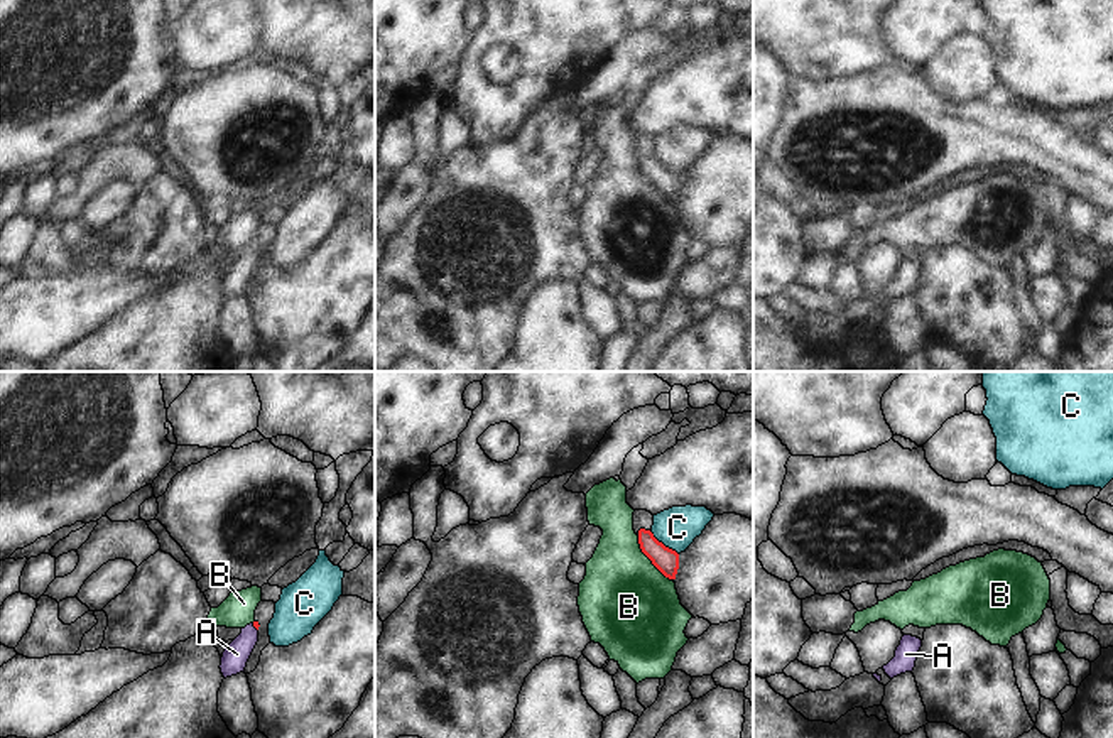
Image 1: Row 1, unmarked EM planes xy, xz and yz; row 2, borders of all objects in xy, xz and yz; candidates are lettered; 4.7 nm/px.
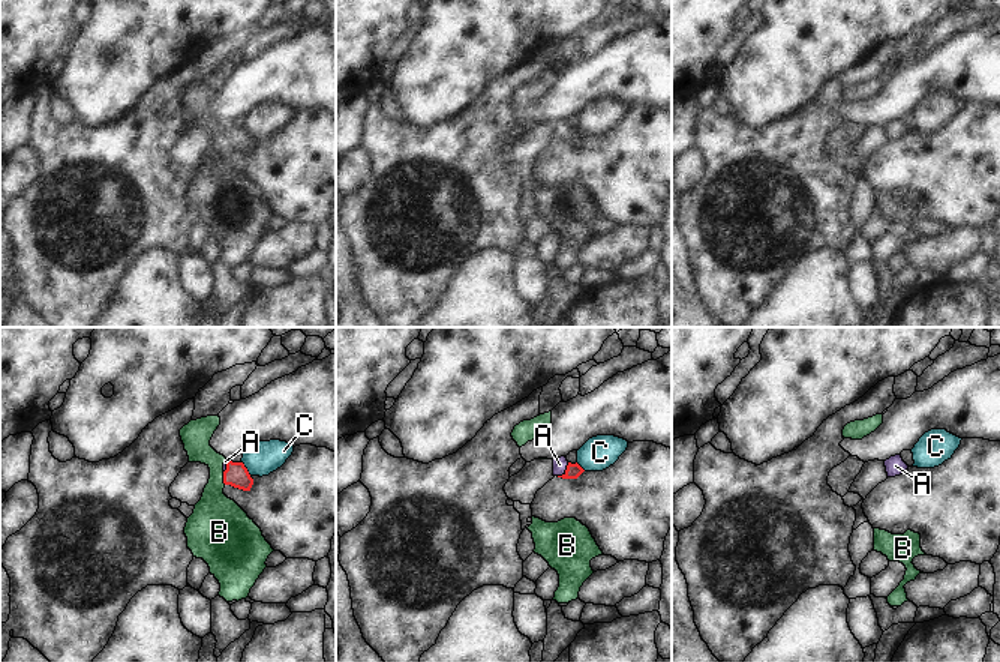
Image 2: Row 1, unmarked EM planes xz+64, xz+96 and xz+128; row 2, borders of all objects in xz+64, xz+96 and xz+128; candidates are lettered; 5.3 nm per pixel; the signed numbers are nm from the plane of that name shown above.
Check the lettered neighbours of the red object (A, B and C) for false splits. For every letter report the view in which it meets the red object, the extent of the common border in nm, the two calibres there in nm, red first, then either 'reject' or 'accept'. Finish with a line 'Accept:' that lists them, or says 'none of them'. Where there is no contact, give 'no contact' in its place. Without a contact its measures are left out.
A: xy | 50 nm | 30/120 nm | accept
B: xz | 260 nm | 120/440 nm | reject
C: xz | 170 nm | 120/200 nm | reject
Accept: A

